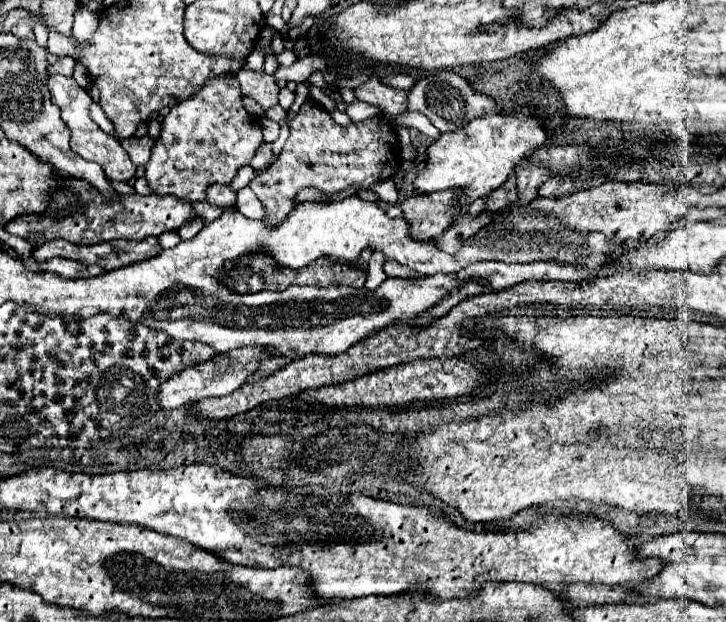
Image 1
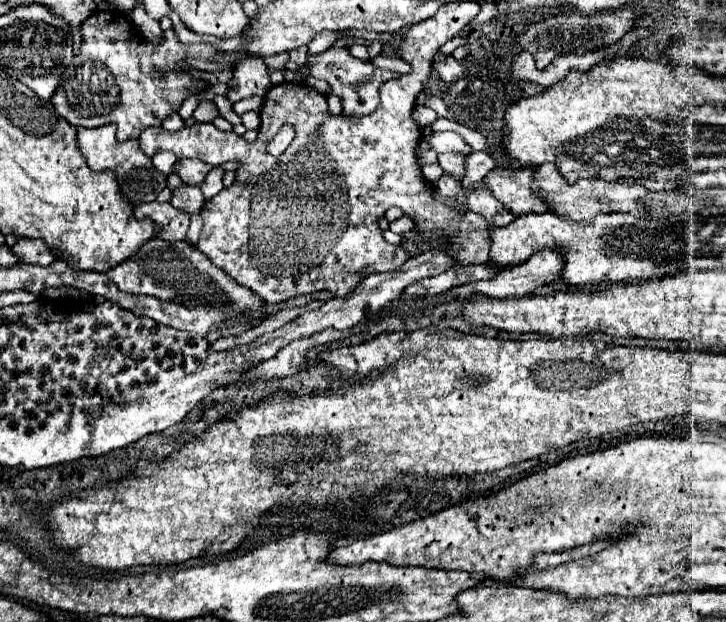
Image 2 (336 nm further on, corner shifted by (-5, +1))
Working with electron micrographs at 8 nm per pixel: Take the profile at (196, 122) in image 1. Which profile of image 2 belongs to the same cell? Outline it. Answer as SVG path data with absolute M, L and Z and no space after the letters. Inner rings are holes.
M246 56L232 66L232 80L228 82L226 98L234 104L254 94L266 96L272 88L268 68L260 56Z

